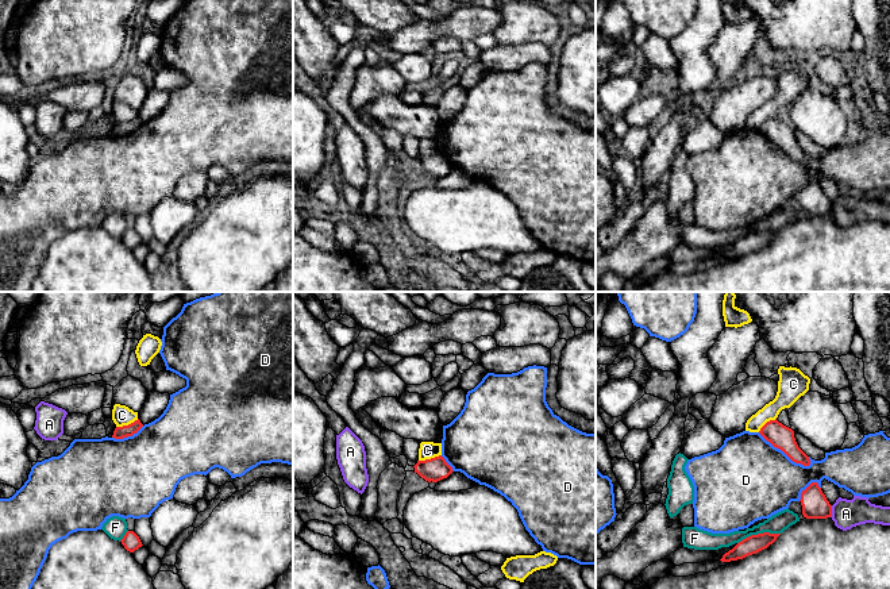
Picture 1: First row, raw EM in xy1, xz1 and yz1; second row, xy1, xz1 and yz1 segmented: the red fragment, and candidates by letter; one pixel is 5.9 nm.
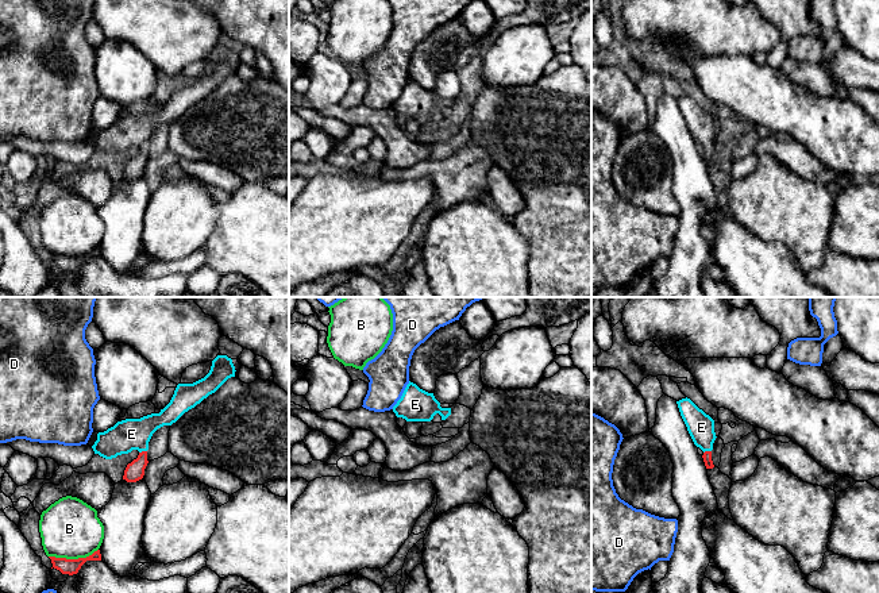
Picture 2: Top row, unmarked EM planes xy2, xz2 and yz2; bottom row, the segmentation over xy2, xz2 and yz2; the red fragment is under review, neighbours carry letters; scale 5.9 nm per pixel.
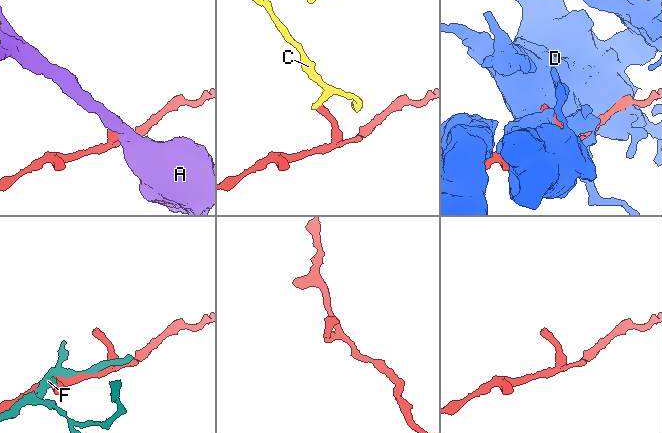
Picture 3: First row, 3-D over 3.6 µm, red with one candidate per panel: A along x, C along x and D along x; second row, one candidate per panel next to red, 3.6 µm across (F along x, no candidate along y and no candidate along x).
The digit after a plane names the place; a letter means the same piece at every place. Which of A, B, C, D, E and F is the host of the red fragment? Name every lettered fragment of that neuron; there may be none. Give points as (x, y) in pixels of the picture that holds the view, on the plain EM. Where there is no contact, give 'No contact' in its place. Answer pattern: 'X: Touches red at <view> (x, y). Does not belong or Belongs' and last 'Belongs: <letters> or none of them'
A: Touches red at yz1 (831, 208). Does not belong
B: Touches red at xy2 (73, 257). Does not belong
C: Touches red at xz1 (431, 156). Does not belong
D: Touches red at yz1 (785, 150). Does not belong
E: Touches red at xy2 (142, 149). Belongs
F: Touches red at yz1 (758, 231). Does not belong
Belongs: E

